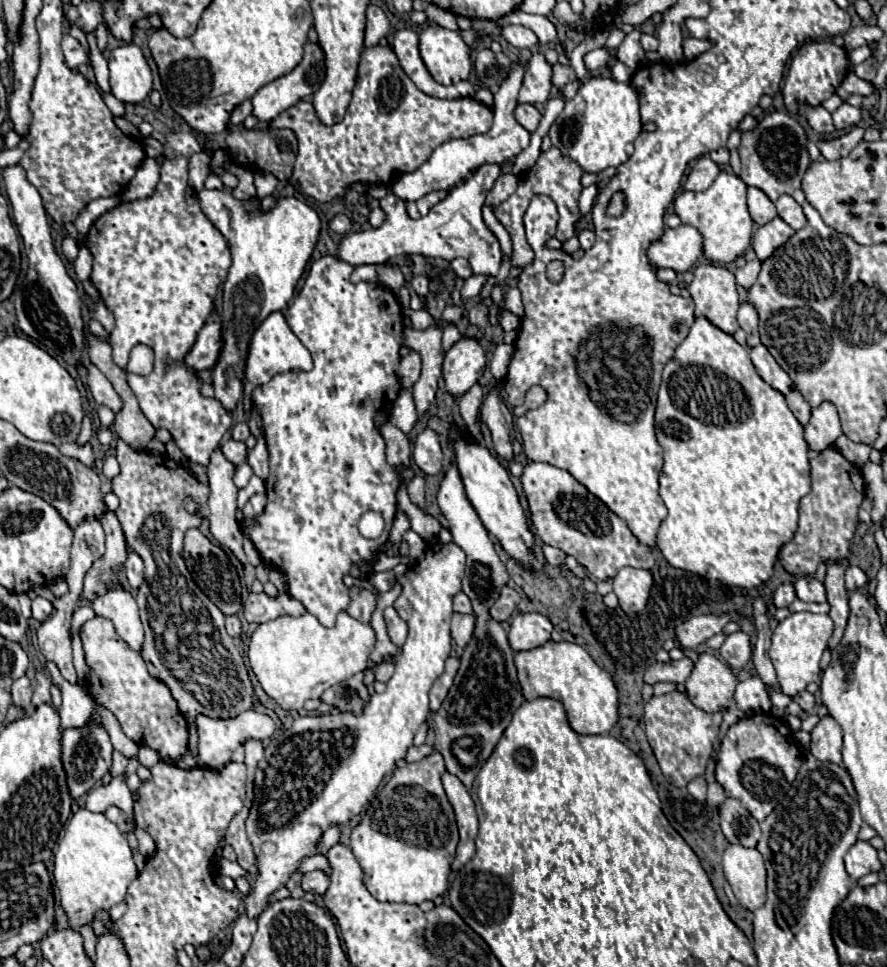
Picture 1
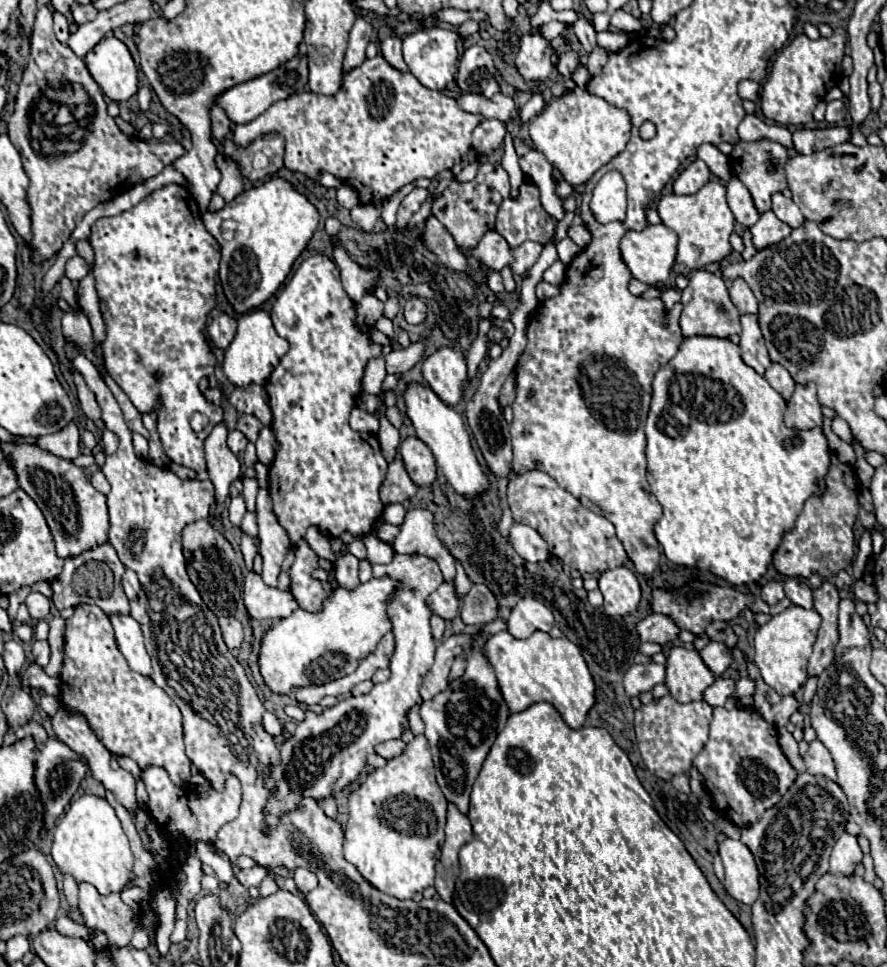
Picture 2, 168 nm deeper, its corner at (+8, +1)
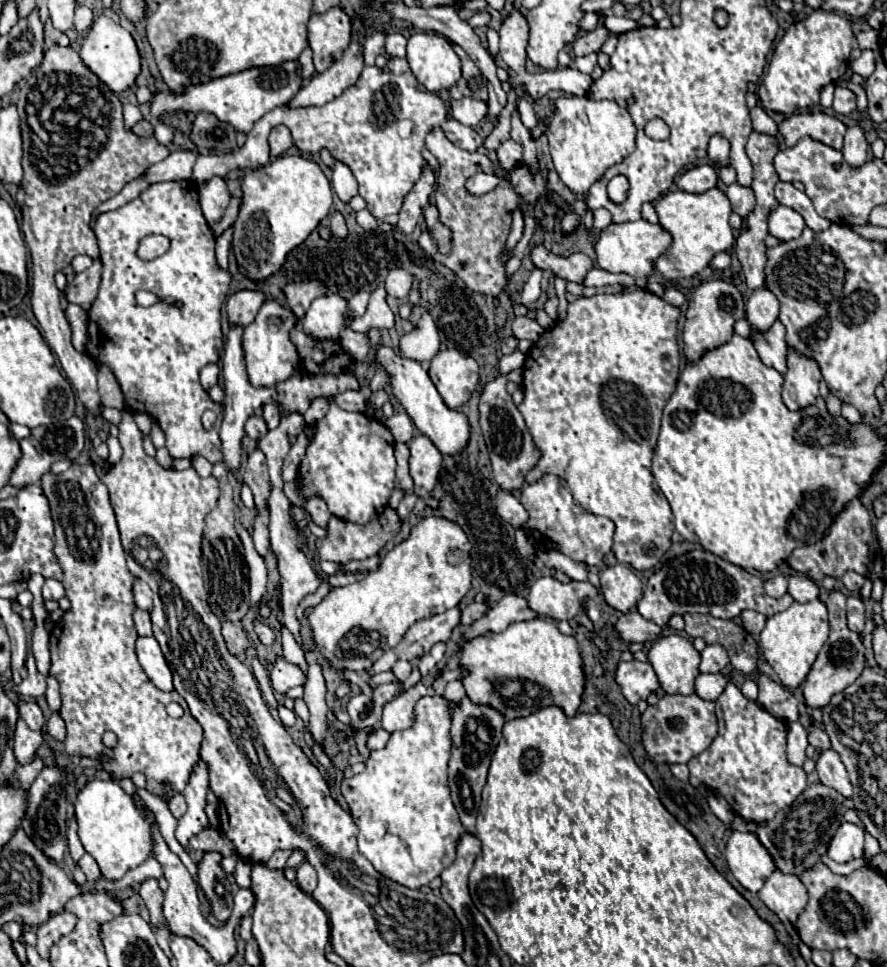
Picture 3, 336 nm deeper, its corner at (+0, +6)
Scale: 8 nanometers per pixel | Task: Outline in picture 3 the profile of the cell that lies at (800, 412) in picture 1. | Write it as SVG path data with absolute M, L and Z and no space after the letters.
M775 320L775 324L765 332L757 332L751 328L751 340L761 362L767 366L773 366L777 372L783 374L783 370L787 368L785 326L779 320Z

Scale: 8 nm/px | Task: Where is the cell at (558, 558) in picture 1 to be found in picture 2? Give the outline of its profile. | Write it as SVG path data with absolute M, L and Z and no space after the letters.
M515 523L509 531L511 535L511 545L513 549L525 559L525 561L537 561L537 563L545 563L549 559L549 551L547 551L547 543L543 541L543 537L521 523Z

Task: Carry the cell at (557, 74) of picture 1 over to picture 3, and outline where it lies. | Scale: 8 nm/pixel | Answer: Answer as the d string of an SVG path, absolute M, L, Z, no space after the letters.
M599 26L591 32L585 32L583 36L579 36L573 44L573 50L575 50L575 56L585 56L589 52L597 52L601 48L601 44L609 38L609 36L615 36L611 30L607 30L605 26Z

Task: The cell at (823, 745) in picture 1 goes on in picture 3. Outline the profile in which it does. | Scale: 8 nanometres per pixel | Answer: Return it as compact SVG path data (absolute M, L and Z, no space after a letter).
M827 750L817 760L817 774L821 778L821 784L837 790L845 798L853 796L853 786L849 782L849 774L835 750Z

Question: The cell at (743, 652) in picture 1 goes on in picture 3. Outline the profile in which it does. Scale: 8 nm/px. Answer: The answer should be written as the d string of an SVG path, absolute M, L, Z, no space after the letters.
M705 646L705 650L701 652L701 664L699 670L701 672L721 672L727 666L727 654L721 646Z

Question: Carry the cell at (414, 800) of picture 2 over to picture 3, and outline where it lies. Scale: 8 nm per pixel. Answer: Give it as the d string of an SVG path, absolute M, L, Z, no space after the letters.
M423 696L413 710L413 726L393 732L383 750L369 754L365 770L341 782L341 794L349 804L349 812L359 828L359 852L373 864L377 872L407 888L421 888L437 878L456 858L457 840L465 828L459 822L451 802L447 780L447 762L451 754L451 706L443 696Z

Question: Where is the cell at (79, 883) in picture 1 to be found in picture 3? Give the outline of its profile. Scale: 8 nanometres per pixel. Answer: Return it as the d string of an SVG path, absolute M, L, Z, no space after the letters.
M91 780L87 782L75 800L75 816L79 822L79 838L83 842L83 848L97 860L101 874L107 880L119 880L125 876L127 870L139 866L145 862L153 852L153 834L151 828L155 824L155 816L147 806L139 806L133 796L129 796L119 784L105 782L105 780Z

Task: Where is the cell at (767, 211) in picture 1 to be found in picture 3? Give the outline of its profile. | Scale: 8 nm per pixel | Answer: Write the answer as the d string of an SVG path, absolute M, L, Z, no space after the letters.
M737 182L735 184L729 184L727 186L727 198L733 206L733 212L737 212L741 218L745 218L753 208L755 208L755 194L751 188L745 188L745 186L739 186Z

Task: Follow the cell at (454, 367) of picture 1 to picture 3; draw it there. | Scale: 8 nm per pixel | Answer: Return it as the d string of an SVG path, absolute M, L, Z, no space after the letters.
M443 350L431 360L429 378L443 402L451 410L457 410L471 398L479 384L479 366L475 366L471 358L463 358L459 350Z

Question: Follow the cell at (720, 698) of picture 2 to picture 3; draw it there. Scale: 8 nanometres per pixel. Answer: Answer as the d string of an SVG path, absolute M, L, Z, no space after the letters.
M699 674L695 678L695 694L703 700L715 700L727 684L723 674Z

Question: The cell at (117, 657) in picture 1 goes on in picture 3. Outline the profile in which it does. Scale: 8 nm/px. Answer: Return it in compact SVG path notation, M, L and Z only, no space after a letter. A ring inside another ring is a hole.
M71 464L69 470L57 476L47 472L41 478L41 488L51 504L55 522L53 554L63 568L61 582L71 602L71 608L53 626L49 640L49 676L57 678L61 686L59 714L67 726L65 752L87 758L107 754L109 760L101 762L103 770L127 778L141 772L147 778L145 790L161 800L171 800L189 782L191 770L199 760L203 730L191 718L187 702L175 690L161 692L155 688L137 660L137 630L133 624L135 576L125 564L107 488L91 464ZM169 702L183 706L181 718L171 718L165 712ZM107 730L119 738L115 748L105 748L101 742Z

